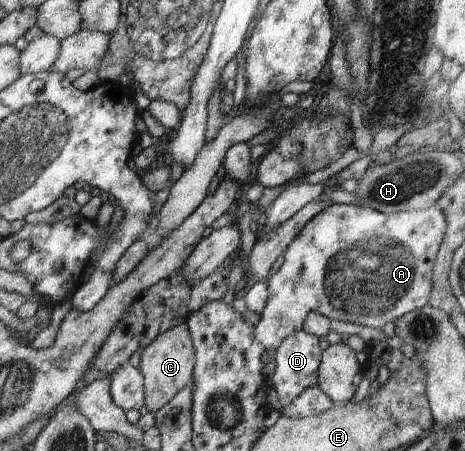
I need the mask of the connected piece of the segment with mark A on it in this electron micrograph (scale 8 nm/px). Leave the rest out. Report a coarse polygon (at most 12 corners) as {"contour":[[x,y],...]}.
{"contour":[[331,204],[266,279],[265,349],[311,311],[383,328],[431,299],[439,205]]}

